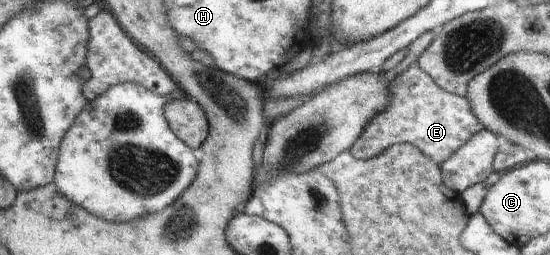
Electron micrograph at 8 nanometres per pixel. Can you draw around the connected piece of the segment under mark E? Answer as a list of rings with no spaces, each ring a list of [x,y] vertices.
[[[416,64],[395,77],[389,85],[388,103],[364,126],[360,137],[349,149],[357,160],[371,160],[394,144],[415,145],[439,168],[472,136],[485,129],[465,97],[442,89]]]

